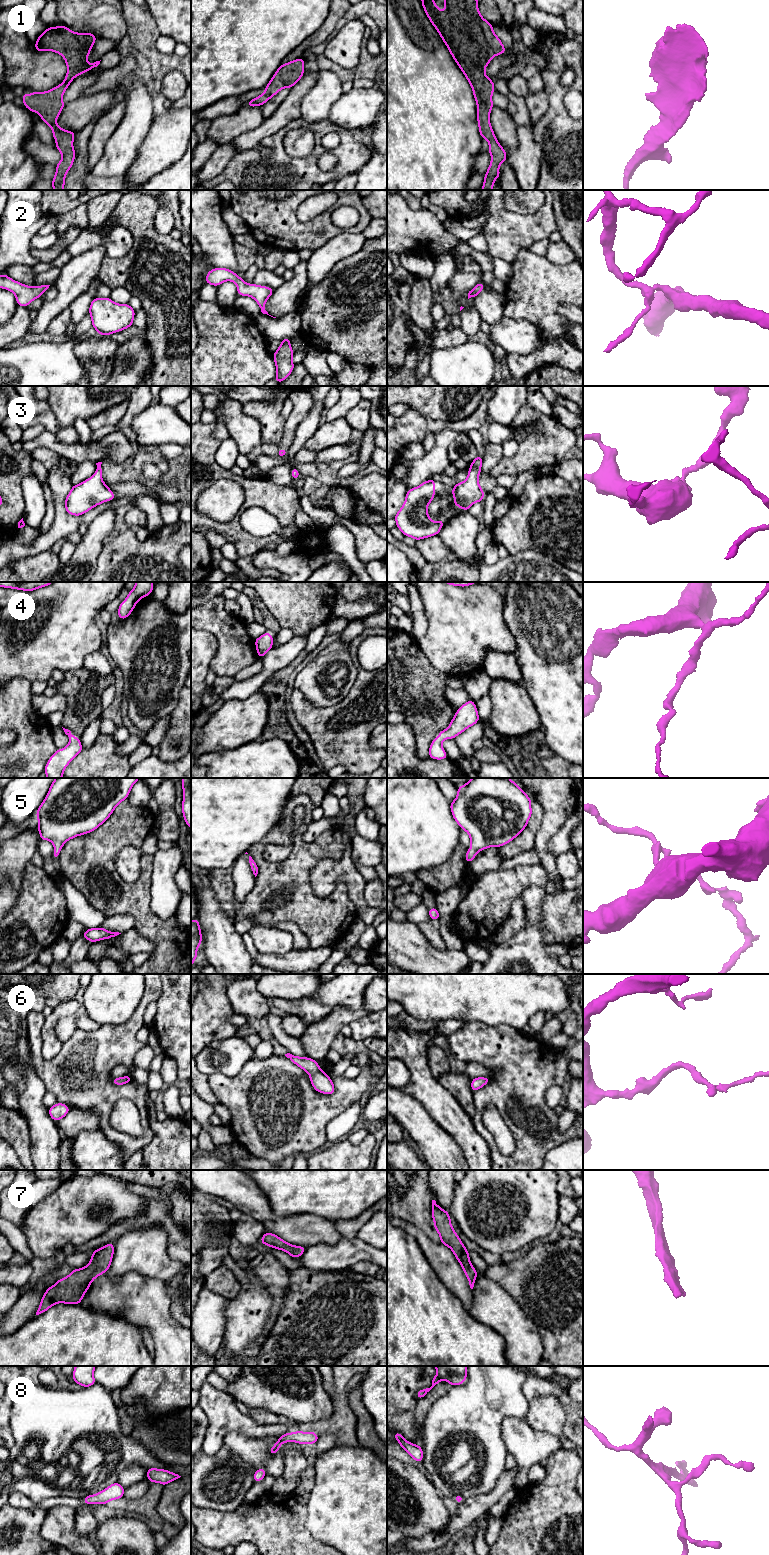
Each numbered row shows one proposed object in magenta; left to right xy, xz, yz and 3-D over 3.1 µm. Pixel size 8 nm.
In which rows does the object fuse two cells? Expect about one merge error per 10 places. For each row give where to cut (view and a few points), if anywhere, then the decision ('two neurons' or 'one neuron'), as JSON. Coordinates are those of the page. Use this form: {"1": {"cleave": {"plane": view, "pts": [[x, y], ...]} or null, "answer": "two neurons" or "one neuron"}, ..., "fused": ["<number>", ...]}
{"1": {"cleave": null, "answer": "one neuron"}, "2": {"cleave": null, "answer": "one neuron"}, "3": {"cleave": null, "answer": "one neuron"}, "4": {"cleave": null, "answer": "one neuron"}, "5": {"cleave": null, "answer": "one neuron"}, "6": {"cleave": null, "answer": "one neuron"}, "7": {"cleave": null, "answer": "one neuron"}, "8": {"cleave": null, "answer": "one neuron"}, "fused": []}

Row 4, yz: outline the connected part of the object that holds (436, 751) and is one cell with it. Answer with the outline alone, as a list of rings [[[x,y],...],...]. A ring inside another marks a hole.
[[[469,699],[455,713],[449,727],[440,731],[438,737],[433,739],[429,748],[429,757],[431,759],[441,760],[449,759],[443,749],[442,742],[445,739],[454,739],[457,735],[464,732],[467,728],[473,726],[480,720],[476,704]]]

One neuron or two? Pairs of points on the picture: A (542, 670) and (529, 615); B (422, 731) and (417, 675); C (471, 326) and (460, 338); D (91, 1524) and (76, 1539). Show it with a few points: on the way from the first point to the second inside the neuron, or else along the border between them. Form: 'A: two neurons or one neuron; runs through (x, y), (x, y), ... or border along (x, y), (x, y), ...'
A: one neuron; runs through (542, 656), (542, 629)
B: one neuron; runs through (422, 717), (422, 700), (417, 689)
C: two neurons; border along (459, 327), (470, 338)
D: two neurons; border along (75, 1511), (75, 1530), (89, 1537)

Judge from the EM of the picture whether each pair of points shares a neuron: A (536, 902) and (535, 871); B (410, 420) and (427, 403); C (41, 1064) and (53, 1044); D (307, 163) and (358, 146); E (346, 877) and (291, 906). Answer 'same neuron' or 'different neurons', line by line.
A: different neurons
B: different neurons
C: different neurons
D: same neuron
E: different neurons

